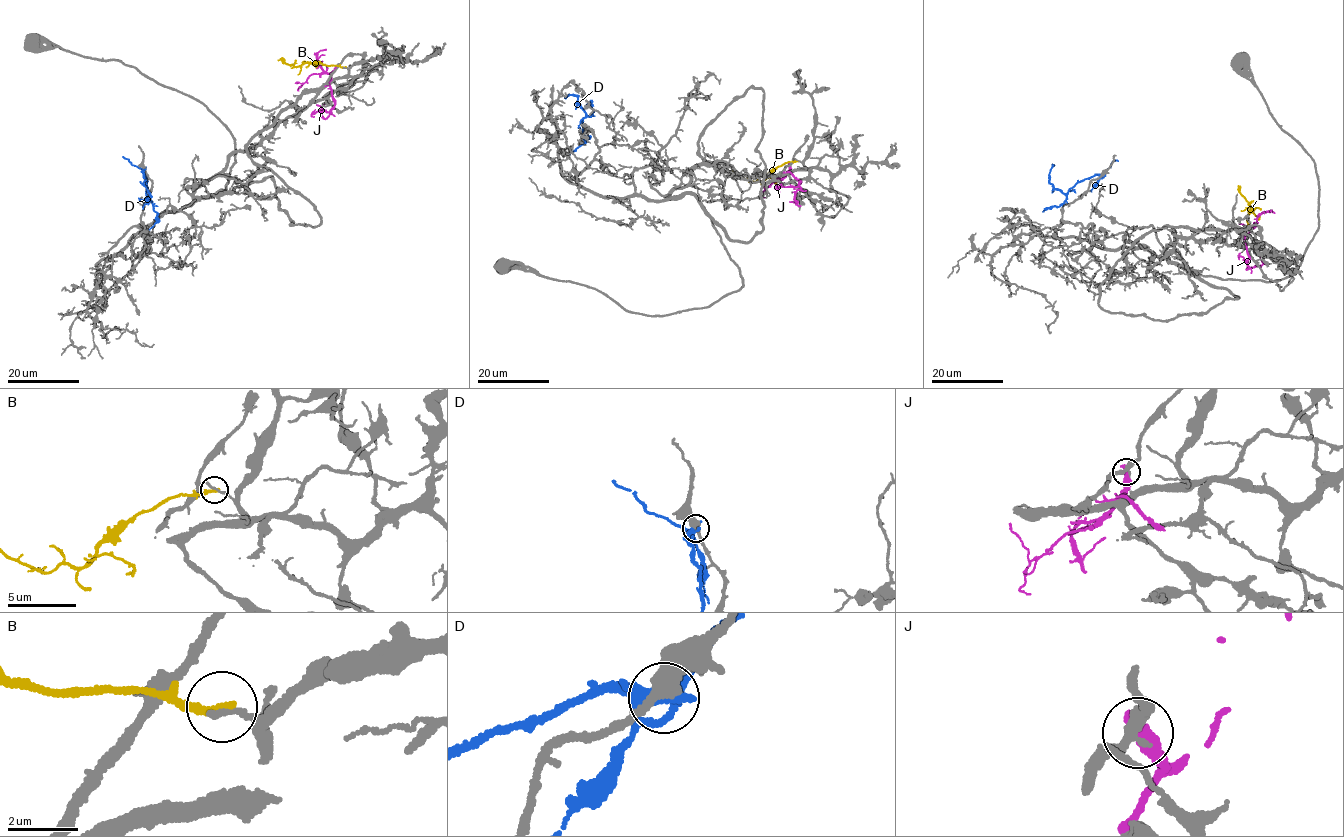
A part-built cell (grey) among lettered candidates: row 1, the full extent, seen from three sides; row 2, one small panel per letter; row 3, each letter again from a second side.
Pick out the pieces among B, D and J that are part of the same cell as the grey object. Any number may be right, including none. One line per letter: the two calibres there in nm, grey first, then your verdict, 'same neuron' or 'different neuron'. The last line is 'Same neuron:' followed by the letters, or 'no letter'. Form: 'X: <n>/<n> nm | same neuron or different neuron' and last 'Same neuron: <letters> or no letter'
B: 200/280 nm | different neuron
D: 340/360 nm | different neuron
J: 300/500 nm | different neuron
Same neuron: no letter

